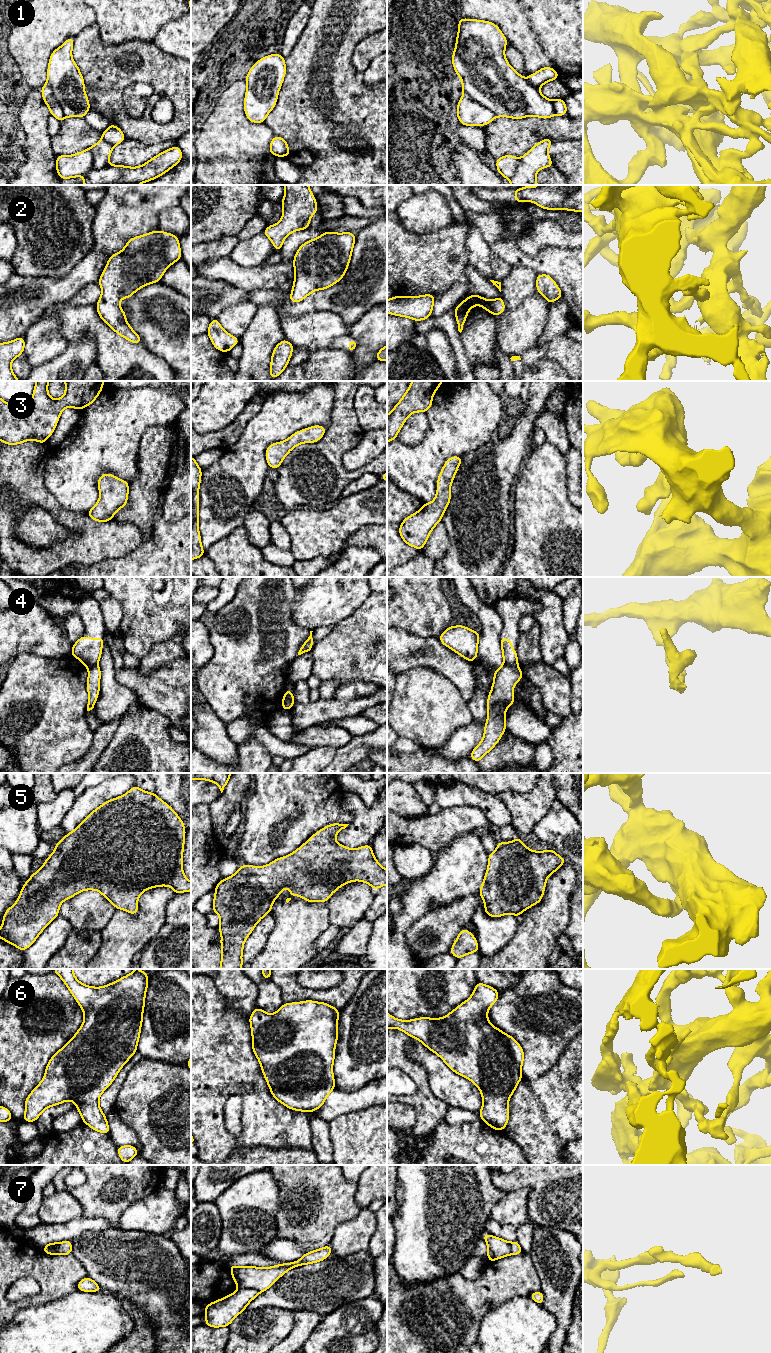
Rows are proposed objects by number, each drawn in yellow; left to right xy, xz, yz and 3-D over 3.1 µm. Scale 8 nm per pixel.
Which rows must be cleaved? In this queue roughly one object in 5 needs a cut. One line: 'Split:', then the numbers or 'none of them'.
Split: 4, 7

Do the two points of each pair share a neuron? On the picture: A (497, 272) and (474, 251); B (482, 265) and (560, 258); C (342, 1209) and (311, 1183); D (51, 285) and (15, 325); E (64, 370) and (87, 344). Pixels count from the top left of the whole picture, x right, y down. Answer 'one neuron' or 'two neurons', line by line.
A: one neuron
B: two neurons
C: one neuron
D: one neuron
E: one neuron

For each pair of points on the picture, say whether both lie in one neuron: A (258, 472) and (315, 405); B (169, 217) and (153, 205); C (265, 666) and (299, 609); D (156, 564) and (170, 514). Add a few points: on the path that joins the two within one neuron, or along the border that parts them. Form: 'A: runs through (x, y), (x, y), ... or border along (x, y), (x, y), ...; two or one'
A: runs through (258, 451), (258, 446), (294, 411); one
B: border along (179, 205), (165, 208), (159, 214), (158, 228); two
C: border along (295, 596), (292, 606), (292, 619), (309, 631); two
D: border along (162, 499), (162, 518), (170, 523), (179, 521); two

